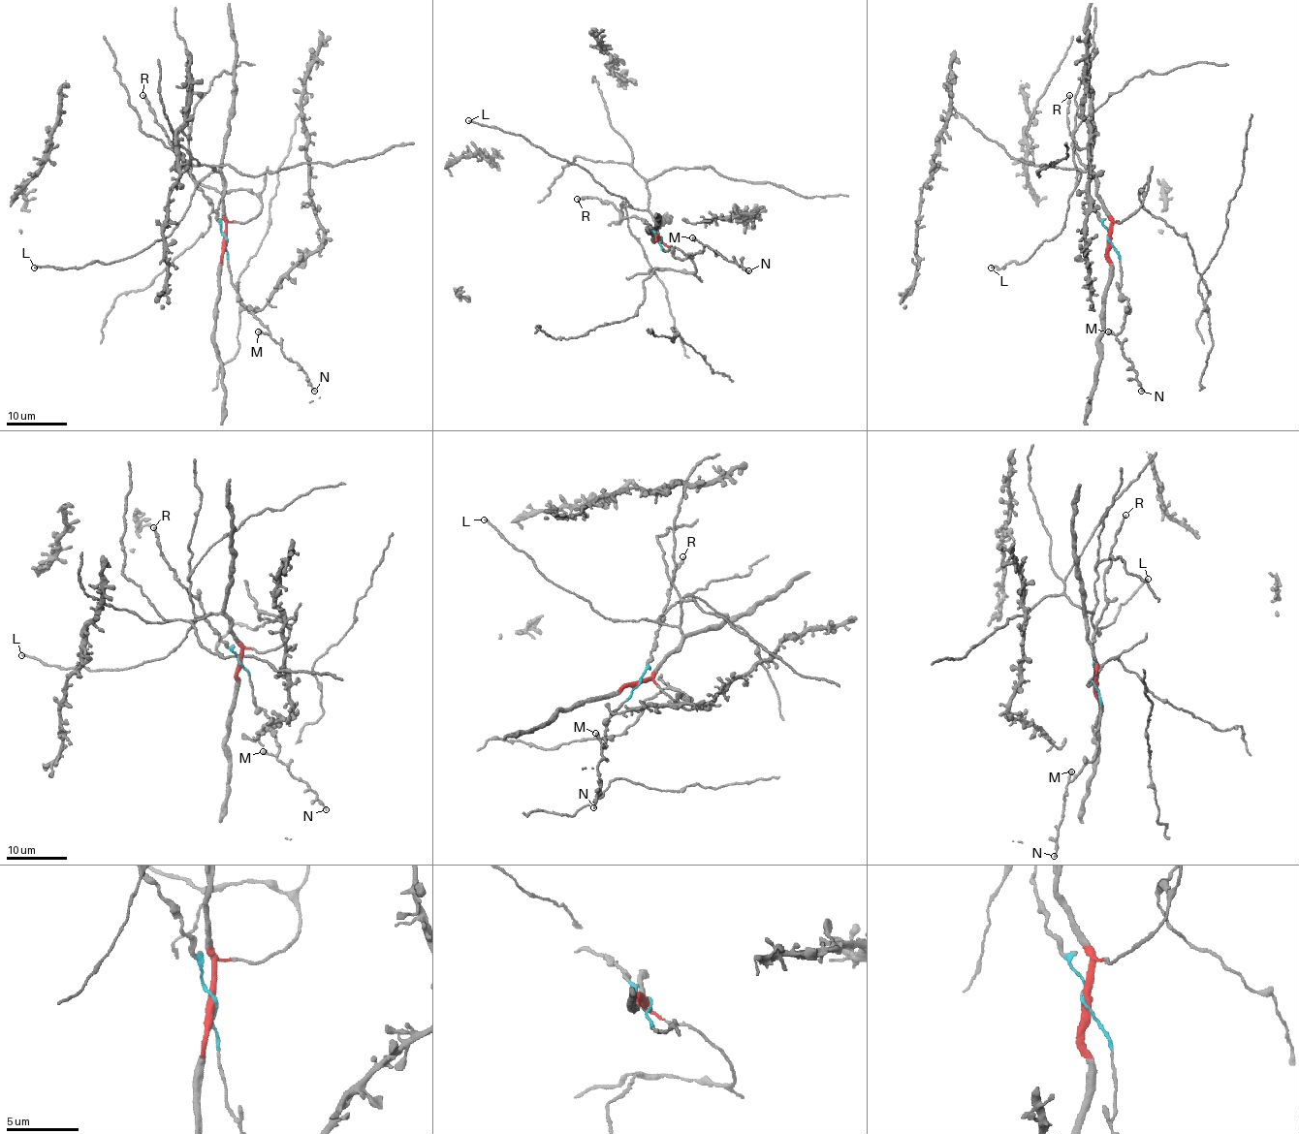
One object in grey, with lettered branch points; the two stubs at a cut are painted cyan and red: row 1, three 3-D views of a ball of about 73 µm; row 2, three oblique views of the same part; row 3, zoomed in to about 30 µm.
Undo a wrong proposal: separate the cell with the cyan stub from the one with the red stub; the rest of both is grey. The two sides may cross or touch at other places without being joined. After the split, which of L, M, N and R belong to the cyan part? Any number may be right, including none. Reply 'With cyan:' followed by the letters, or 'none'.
With cyan: M, N, R

